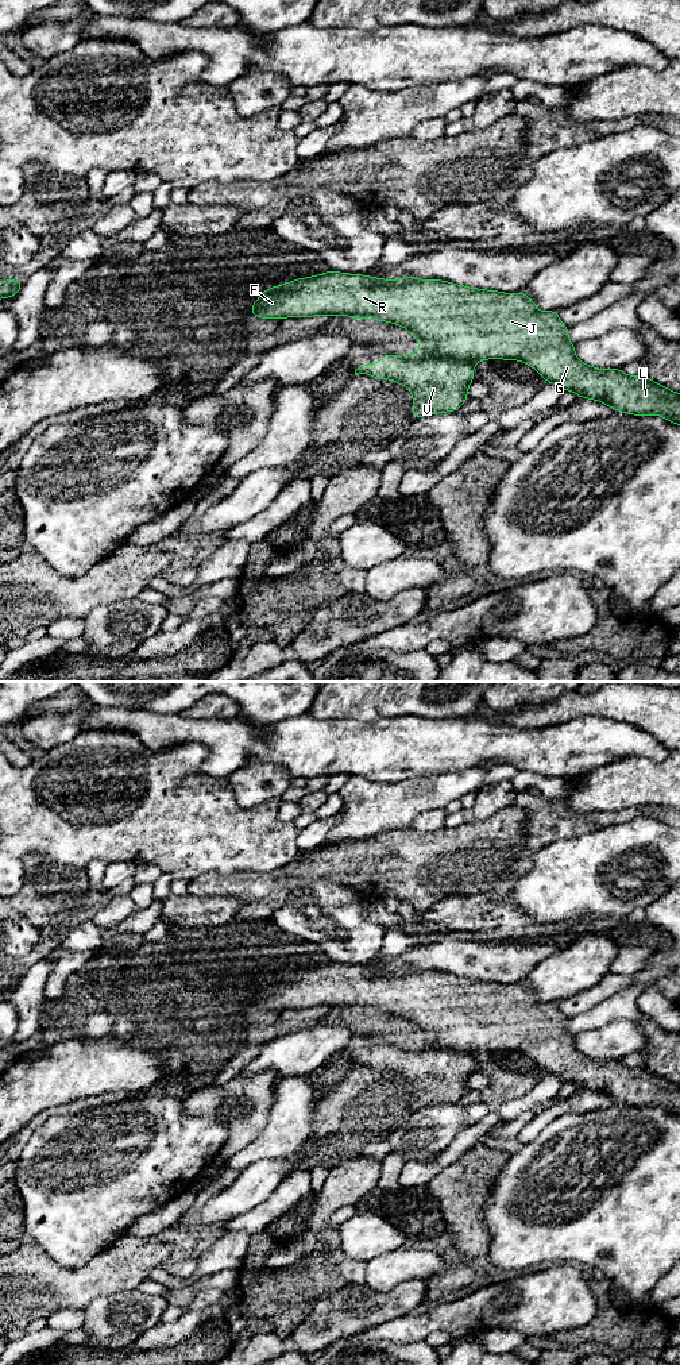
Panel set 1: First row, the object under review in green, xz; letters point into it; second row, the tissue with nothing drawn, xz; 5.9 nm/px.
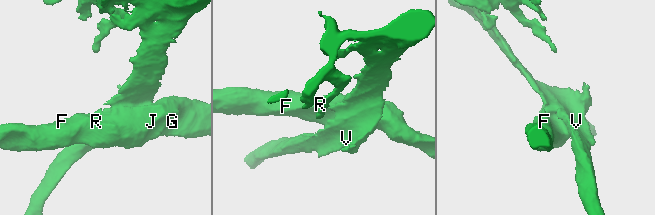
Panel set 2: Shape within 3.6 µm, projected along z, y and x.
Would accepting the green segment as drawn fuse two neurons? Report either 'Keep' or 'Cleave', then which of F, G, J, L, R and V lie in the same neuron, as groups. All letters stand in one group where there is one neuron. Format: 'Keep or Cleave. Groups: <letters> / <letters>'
Cleave. Groups: F G J L R / V

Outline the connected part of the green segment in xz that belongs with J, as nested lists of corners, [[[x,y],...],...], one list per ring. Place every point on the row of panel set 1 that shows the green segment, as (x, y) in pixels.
[[[328,270],[324,274],[298,278],[289,284],[282,284],[279,286],[266,289],[255,301],[255,304],[250,308],[250,313],[256,317],[263,317],[267,320],[271,319],[285,319],[285,317],[310,317],[310,316],[352,316],[355,319],[370,319],[370,320],[382,320],[387,323],[393,323],[407,329],[414,339],[418,340],[421,348],[430,348],[441,358],[452,358],[457,363],[471,363],[472,366],[480,360],[486,359],[506,359],[506,360],[521,360],[529,366],[532,366],[548,383],[555,383],[563,390],[571,390],[576,393],[580,398],[591,398],[595,401],[600,401],[608,406],[611,406],[615,412],[623,412],[635,416],[650,416],[657,414],[667,419],[669,423],[675,423],[680,425],[680,393],[667,389],[665,386],[649,379],[646,375],[627,375],[621,369],[595,369],[590,365],[582,363],[575,355],[575,343],[568,340],[568,327],[565,327],[560,319],[559,312],[546,311],[541,312],[536,308],[536,304],[532,298],[529,298],[525,293],[501,293],[498,290],[484,290],[475,289],[463,285],[456,285],[452,282],[441,281],[441,279],[420,279],[414,277],[403,277],[397,281],[389,281],[385,278],[374,278],[367,277],[364,274],[347,274]]]

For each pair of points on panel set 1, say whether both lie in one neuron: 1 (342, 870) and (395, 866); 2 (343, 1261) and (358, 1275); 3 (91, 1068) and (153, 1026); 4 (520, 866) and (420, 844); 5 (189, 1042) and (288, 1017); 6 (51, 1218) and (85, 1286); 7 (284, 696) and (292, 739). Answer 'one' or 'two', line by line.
1: one
2: one
3: two
4: one
5: one
6: two
7: two

